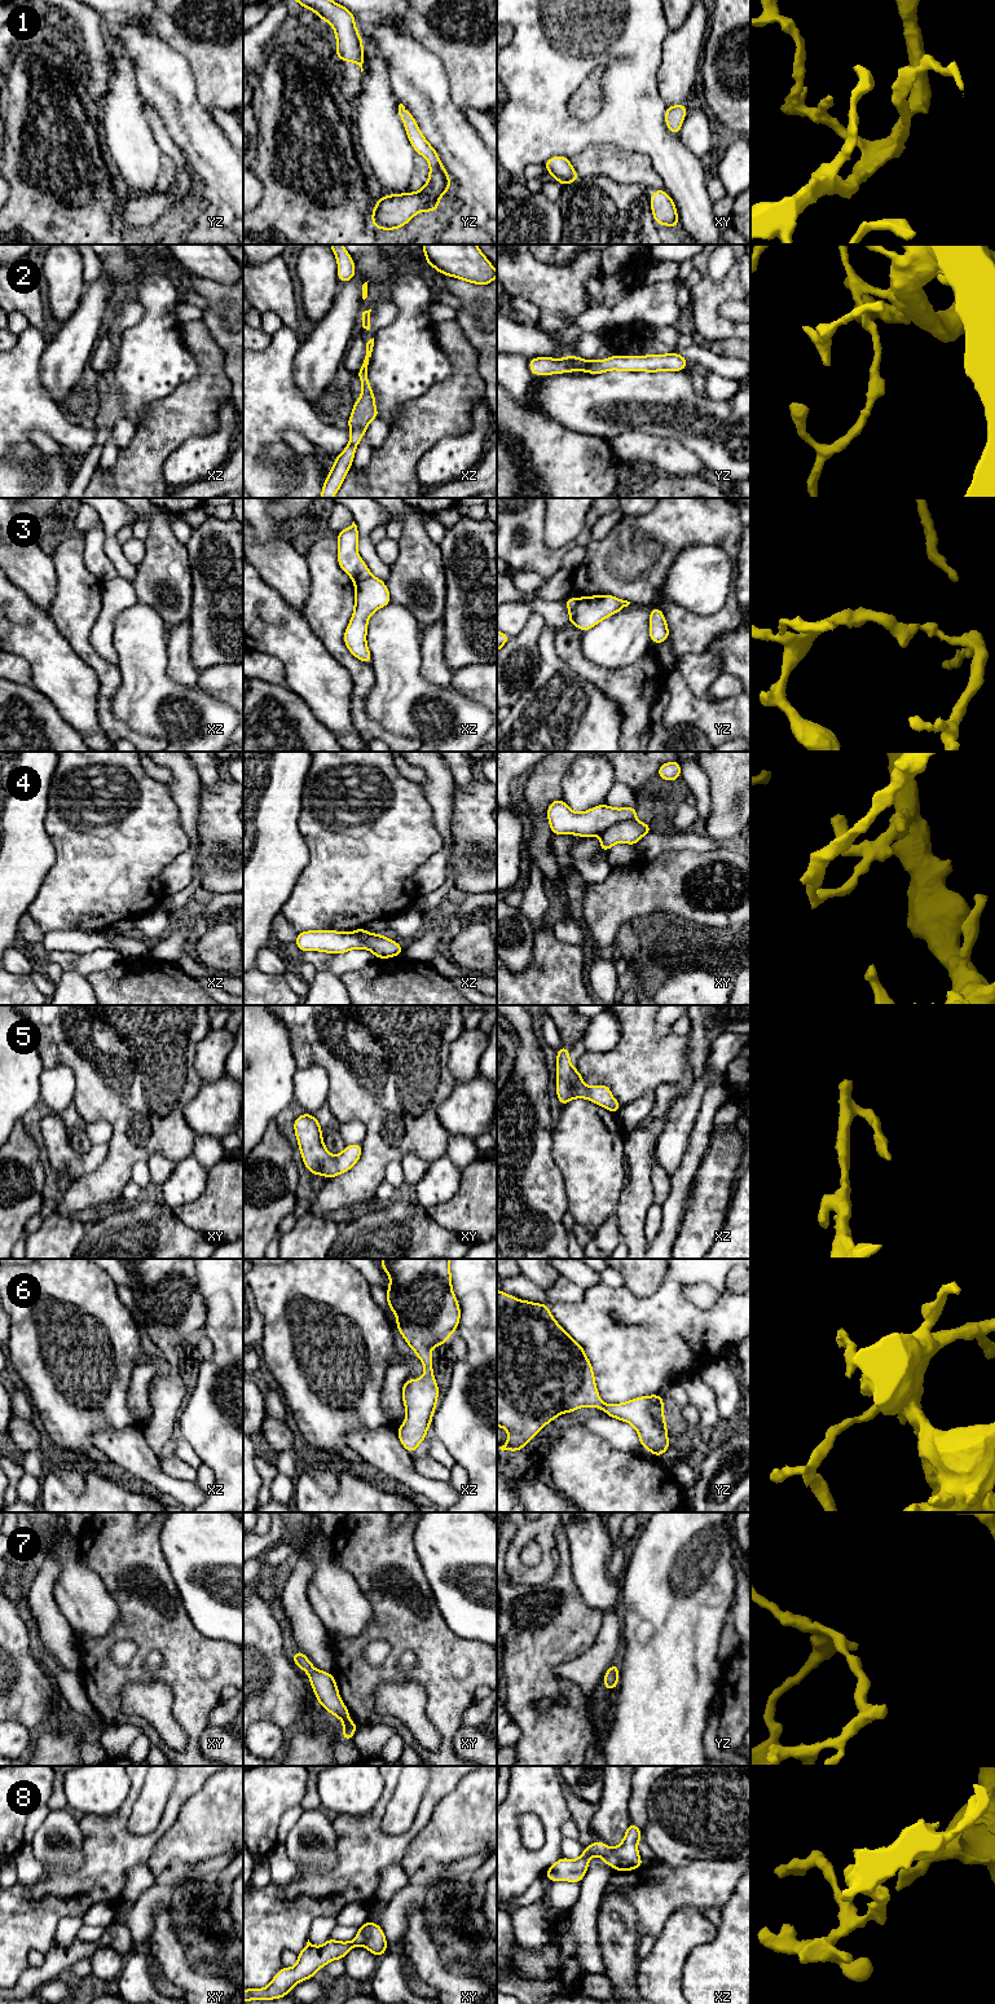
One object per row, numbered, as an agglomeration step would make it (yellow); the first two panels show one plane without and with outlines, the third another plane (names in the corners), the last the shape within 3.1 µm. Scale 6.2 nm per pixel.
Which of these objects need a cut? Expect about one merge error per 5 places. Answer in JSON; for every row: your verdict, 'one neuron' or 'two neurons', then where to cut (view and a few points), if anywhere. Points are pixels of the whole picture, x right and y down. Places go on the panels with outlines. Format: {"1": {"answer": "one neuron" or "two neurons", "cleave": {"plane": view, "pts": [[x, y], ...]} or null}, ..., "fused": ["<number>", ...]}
{"1": {"answer": "one neuron", "cleave": null}, "2": {"answer": "one neuron", "cleave": null}, "3": {"answer": "two neurons", "cleave": {"plane": "yz", "pts": [[579, 599], [575, 607], [573, 622]]}}, "4": {"answer": "two neurons", "cleave": {"plane": "xy", "pts": [[633, 818], [617, 822], [598, 835]]}}, "5": {"answer": "one neuron", "cleave": null}, "6": {"answer": "one neuron", "cleave": null}, "7": {"answer": "one neuron", "cleave": null}, "8": {"answer": "one neuron", "cleave": null}, "fused": ["3", "4"]}

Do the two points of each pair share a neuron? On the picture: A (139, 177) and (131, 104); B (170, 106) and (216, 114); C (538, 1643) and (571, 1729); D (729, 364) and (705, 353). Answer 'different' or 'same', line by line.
A: same
B: different
C: same
D: same

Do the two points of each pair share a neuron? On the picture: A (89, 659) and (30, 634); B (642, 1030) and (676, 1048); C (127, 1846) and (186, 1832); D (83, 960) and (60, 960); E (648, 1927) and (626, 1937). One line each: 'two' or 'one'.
A: two
B: one
C: two
D: one
E: two

